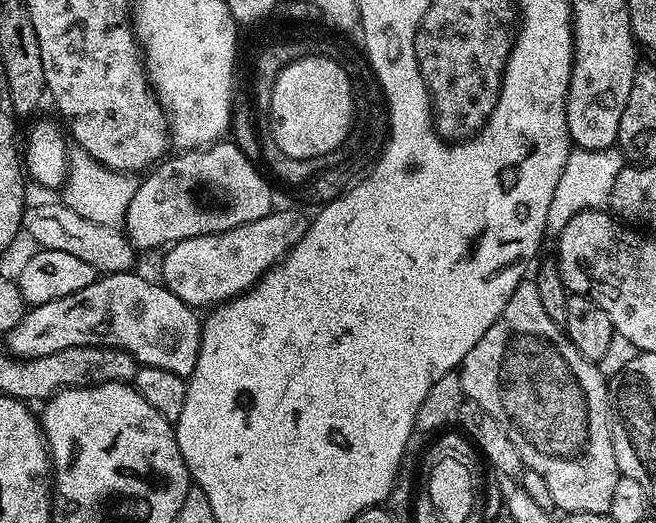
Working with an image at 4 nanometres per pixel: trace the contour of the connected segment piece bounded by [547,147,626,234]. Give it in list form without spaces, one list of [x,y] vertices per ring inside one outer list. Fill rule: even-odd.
[[[573,147],[566,158],[564,172],[558,178],[558,186],[554,186],[554,198],[550,198],[547,231],[558,234],[568,225],[570,218],[583,212],[603,209],[614,190],[614,178],[618,178],[625,166],[624,157],[615,147],[603,148],[598,152]]]

